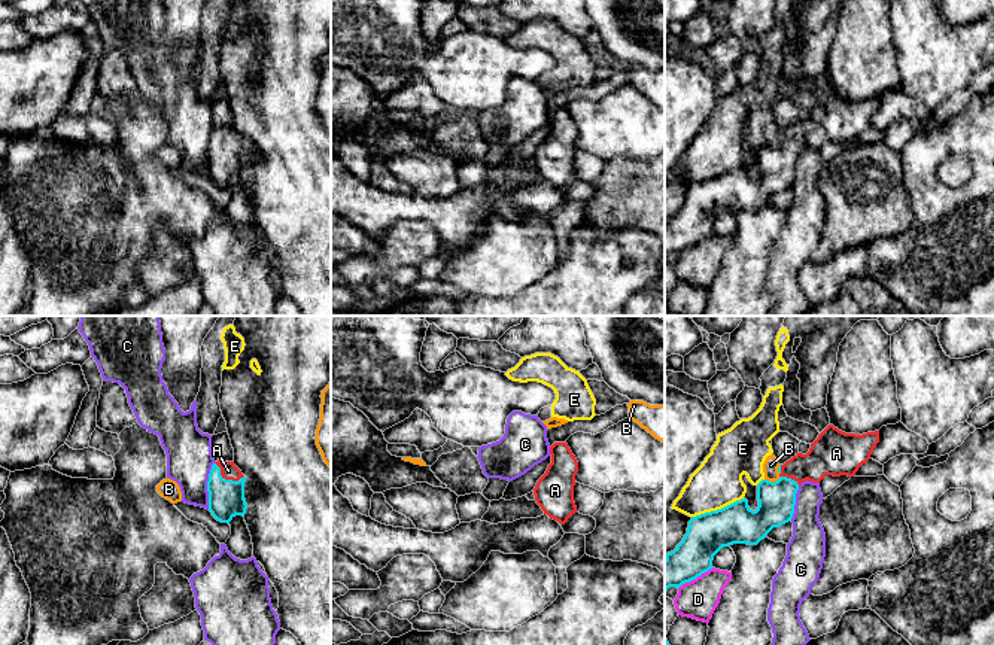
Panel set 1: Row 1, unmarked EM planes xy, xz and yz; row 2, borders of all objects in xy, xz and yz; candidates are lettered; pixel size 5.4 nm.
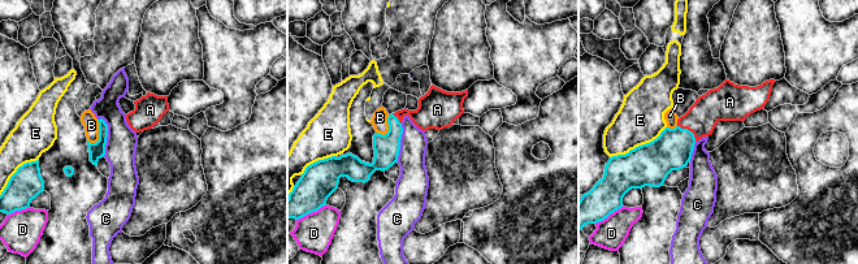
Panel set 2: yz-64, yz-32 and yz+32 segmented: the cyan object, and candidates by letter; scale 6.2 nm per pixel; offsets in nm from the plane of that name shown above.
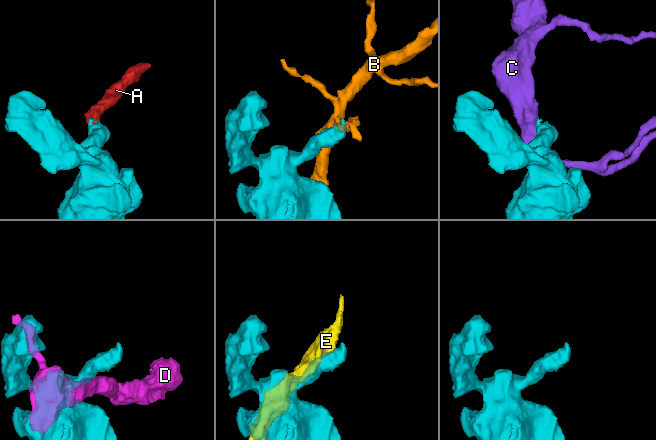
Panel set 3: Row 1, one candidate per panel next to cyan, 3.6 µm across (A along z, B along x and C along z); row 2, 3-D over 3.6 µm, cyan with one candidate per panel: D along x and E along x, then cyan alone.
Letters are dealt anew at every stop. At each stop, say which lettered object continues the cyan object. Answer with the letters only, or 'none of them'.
A

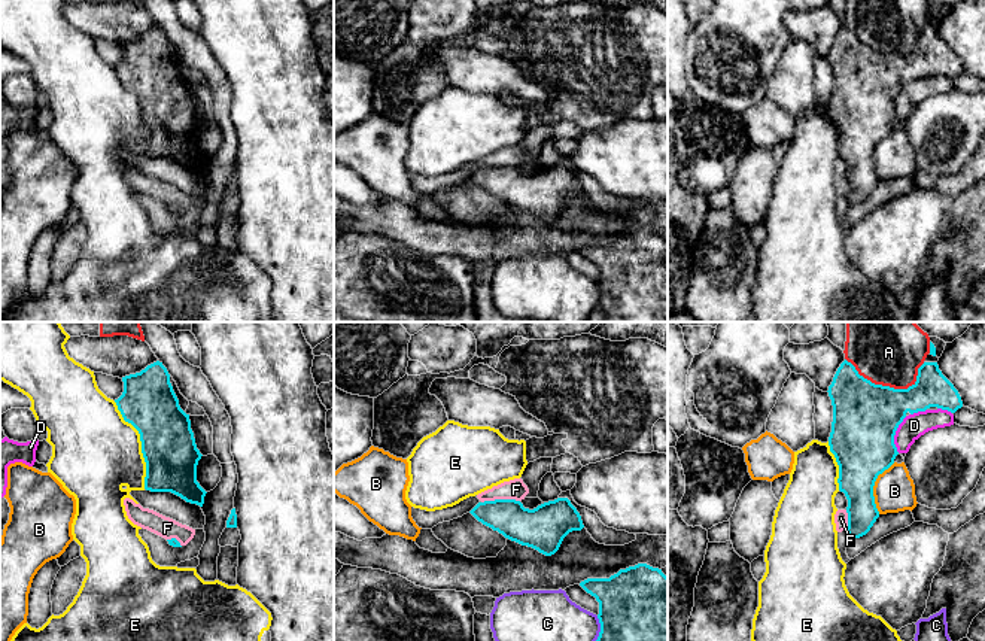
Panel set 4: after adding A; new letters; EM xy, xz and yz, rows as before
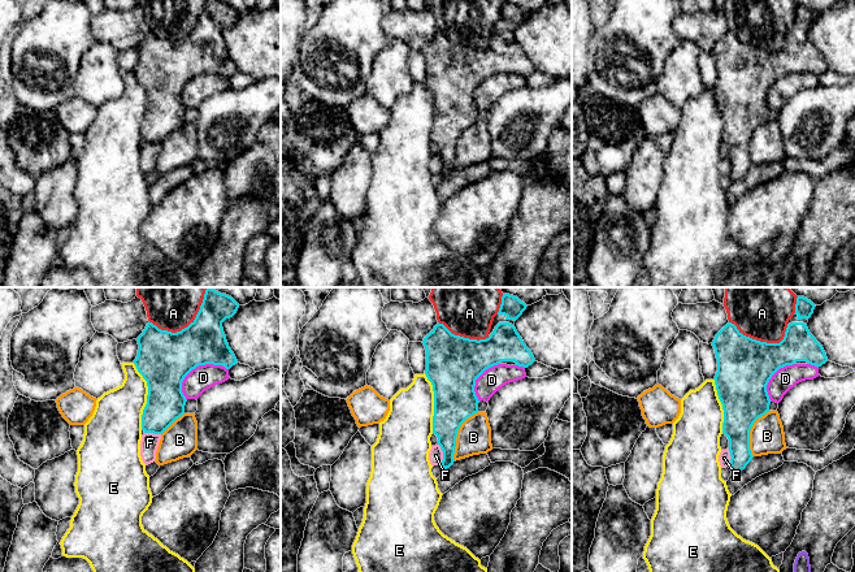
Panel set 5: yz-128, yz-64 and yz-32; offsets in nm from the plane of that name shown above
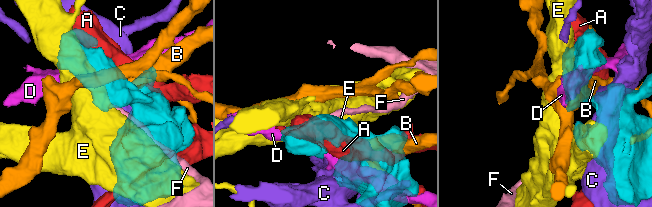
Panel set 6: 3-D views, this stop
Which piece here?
none of them

